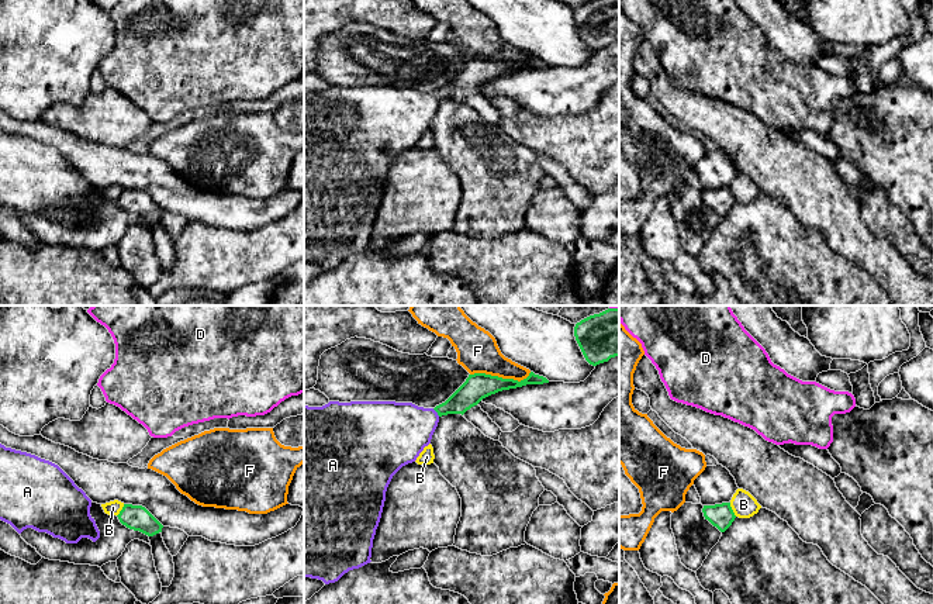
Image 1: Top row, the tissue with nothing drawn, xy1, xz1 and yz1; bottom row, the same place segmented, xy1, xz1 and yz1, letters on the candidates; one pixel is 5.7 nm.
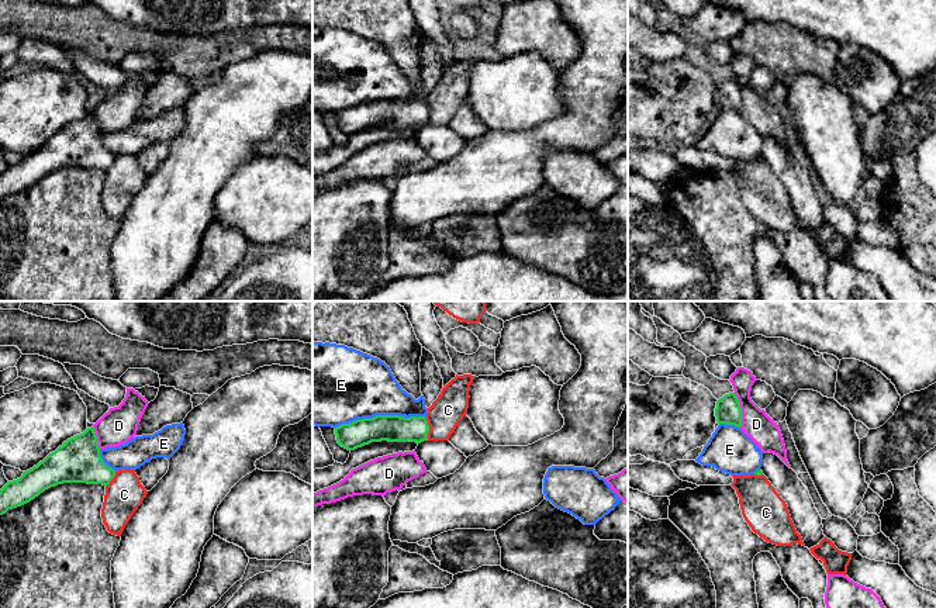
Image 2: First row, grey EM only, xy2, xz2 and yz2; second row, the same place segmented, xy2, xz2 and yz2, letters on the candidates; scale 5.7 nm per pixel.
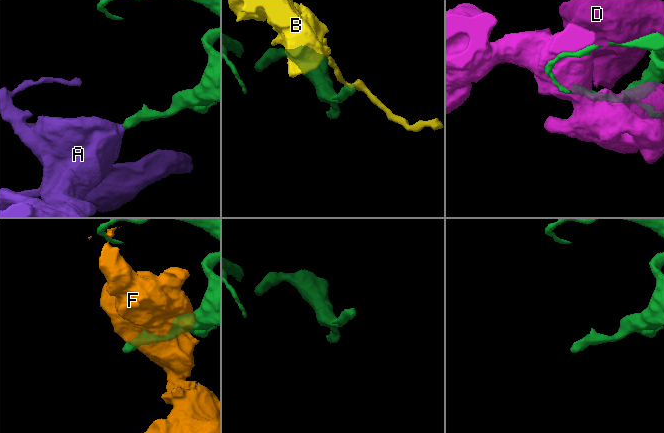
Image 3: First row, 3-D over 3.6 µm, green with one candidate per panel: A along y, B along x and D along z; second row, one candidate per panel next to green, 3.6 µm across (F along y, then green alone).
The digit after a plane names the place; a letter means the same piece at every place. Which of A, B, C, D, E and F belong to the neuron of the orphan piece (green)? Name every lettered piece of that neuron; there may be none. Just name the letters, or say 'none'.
A

